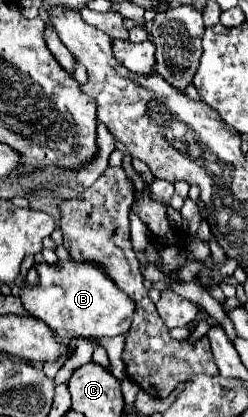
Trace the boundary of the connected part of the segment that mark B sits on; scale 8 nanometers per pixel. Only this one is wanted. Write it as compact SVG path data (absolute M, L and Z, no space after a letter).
M73 259L57 261L53 265L37 265L39 285L21 291L25 309L45 321L59 337L115 337L129 331L131 311L135 303L115 285L115 281L95 263L75 263Z

